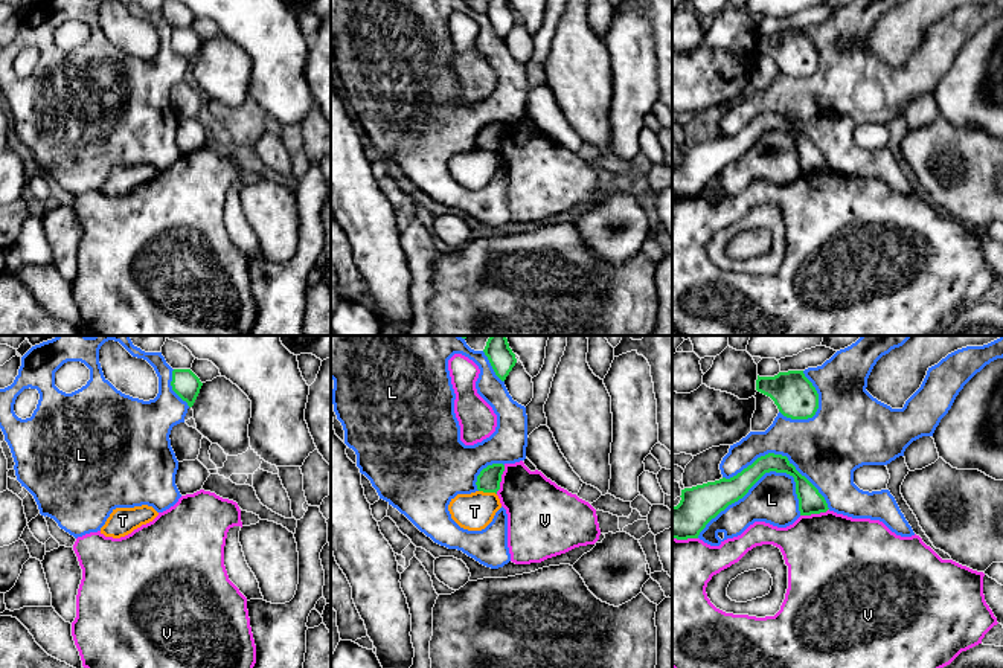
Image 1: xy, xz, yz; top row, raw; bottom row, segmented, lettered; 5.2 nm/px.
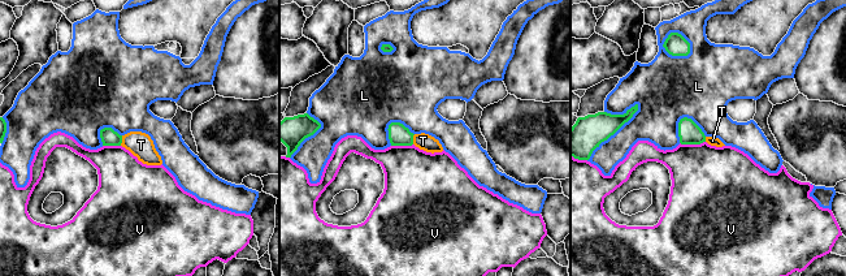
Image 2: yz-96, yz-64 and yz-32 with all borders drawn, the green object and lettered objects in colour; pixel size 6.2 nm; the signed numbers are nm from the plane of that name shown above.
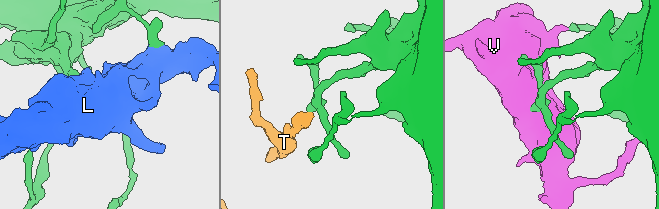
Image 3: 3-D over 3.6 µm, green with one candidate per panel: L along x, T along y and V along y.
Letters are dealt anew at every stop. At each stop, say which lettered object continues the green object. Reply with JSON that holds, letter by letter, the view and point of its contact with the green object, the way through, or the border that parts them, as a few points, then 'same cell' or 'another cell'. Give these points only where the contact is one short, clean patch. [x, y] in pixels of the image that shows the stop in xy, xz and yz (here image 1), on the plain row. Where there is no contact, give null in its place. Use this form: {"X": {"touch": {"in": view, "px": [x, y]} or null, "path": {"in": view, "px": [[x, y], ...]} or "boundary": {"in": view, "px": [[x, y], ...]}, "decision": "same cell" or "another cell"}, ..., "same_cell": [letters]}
{"L": {"touch": {"in": "yz", "px": [744, 153]}, "decision": "another cell"}, "T": {"touch": {"in": "xz", "px": [488, 150]}, "boundary": {"in": "xz", "px": [[479, 148], [496, 153]]}, "decision": "another cell"}, "V": {"touch": {"in": "xz", "px": [500, 138]}, "decision": "another cell"}, "same_cell": []}

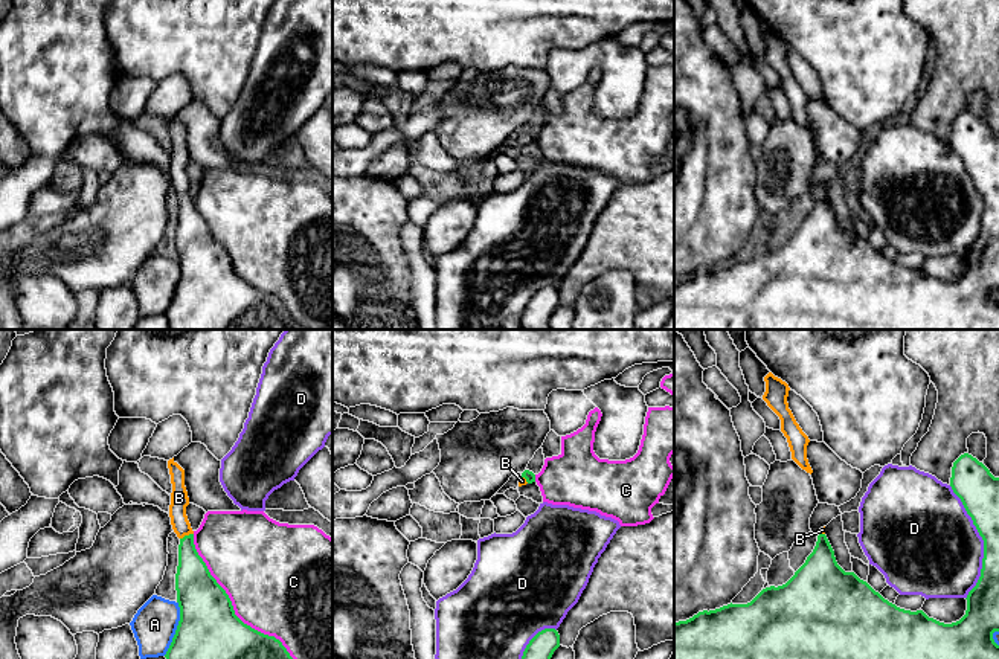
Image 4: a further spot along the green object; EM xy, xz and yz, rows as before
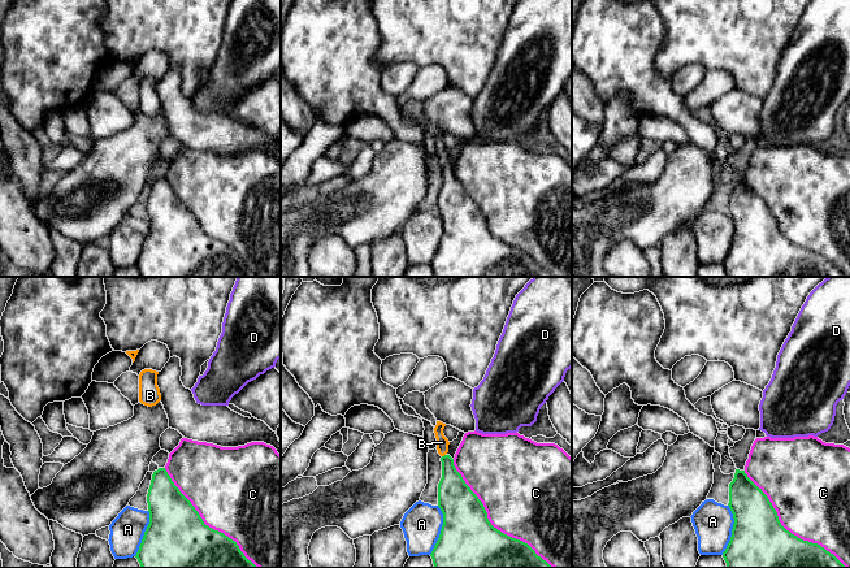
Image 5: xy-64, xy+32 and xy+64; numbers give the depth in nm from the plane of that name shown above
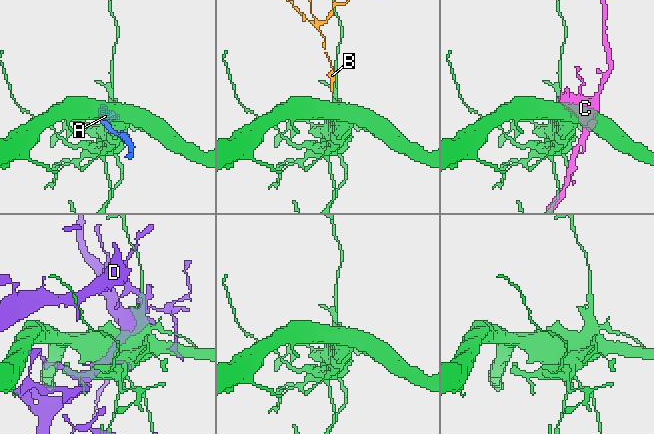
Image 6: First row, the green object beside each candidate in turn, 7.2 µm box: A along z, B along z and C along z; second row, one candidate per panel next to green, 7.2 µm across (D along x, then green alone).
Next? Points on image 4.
{"A": {"touch": {"in": "xy", "px": [177, 287]}, "decision": "another cell"}, "B": {"touch": {"in": "xy", "px": [186, 194]}, "path": {"in": "xy", "px": [[194, 240], [186, 211], [186, 194], [179, 179], [179, 156]]}, "decision": "same cell"}, "C": {"touch": {"in": "xy", "px": [234, 270]}, "decision": "another cell"}, "D": {"touch": {"in": "yz", "px": [984, 200]}, "decision": "another cell"}, "same_cell": ["B"]}

